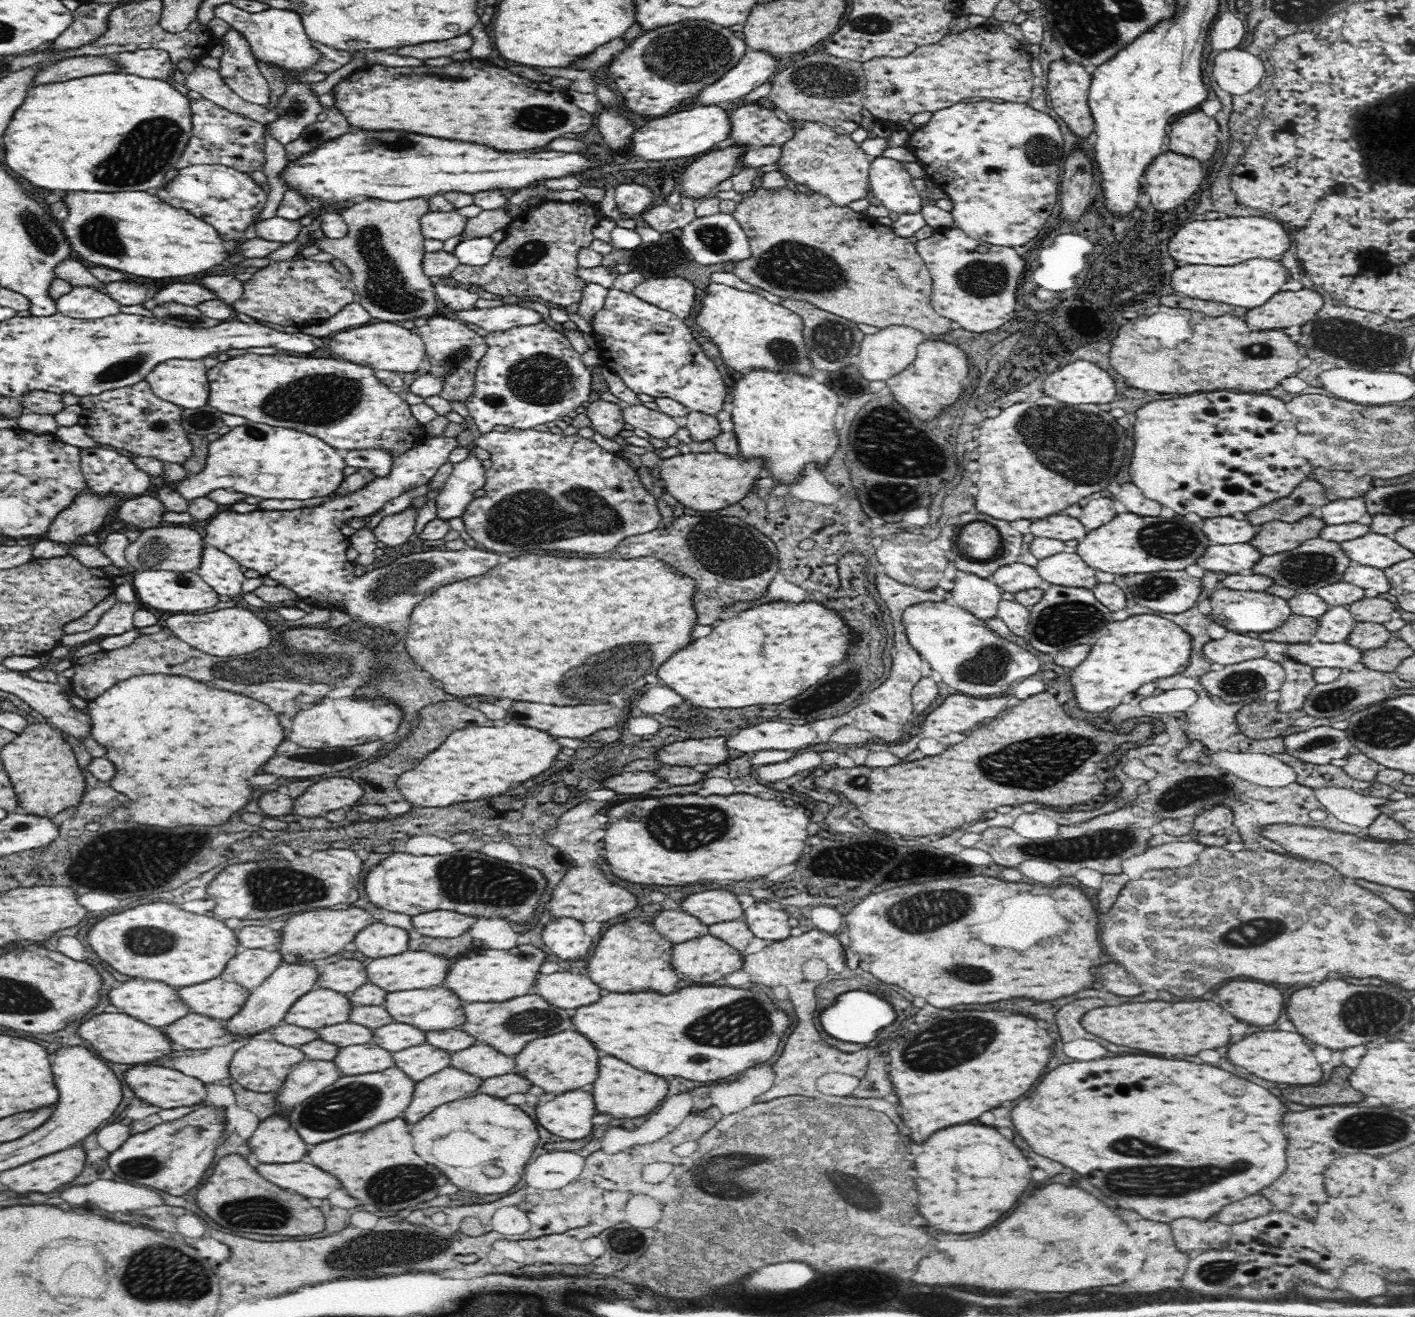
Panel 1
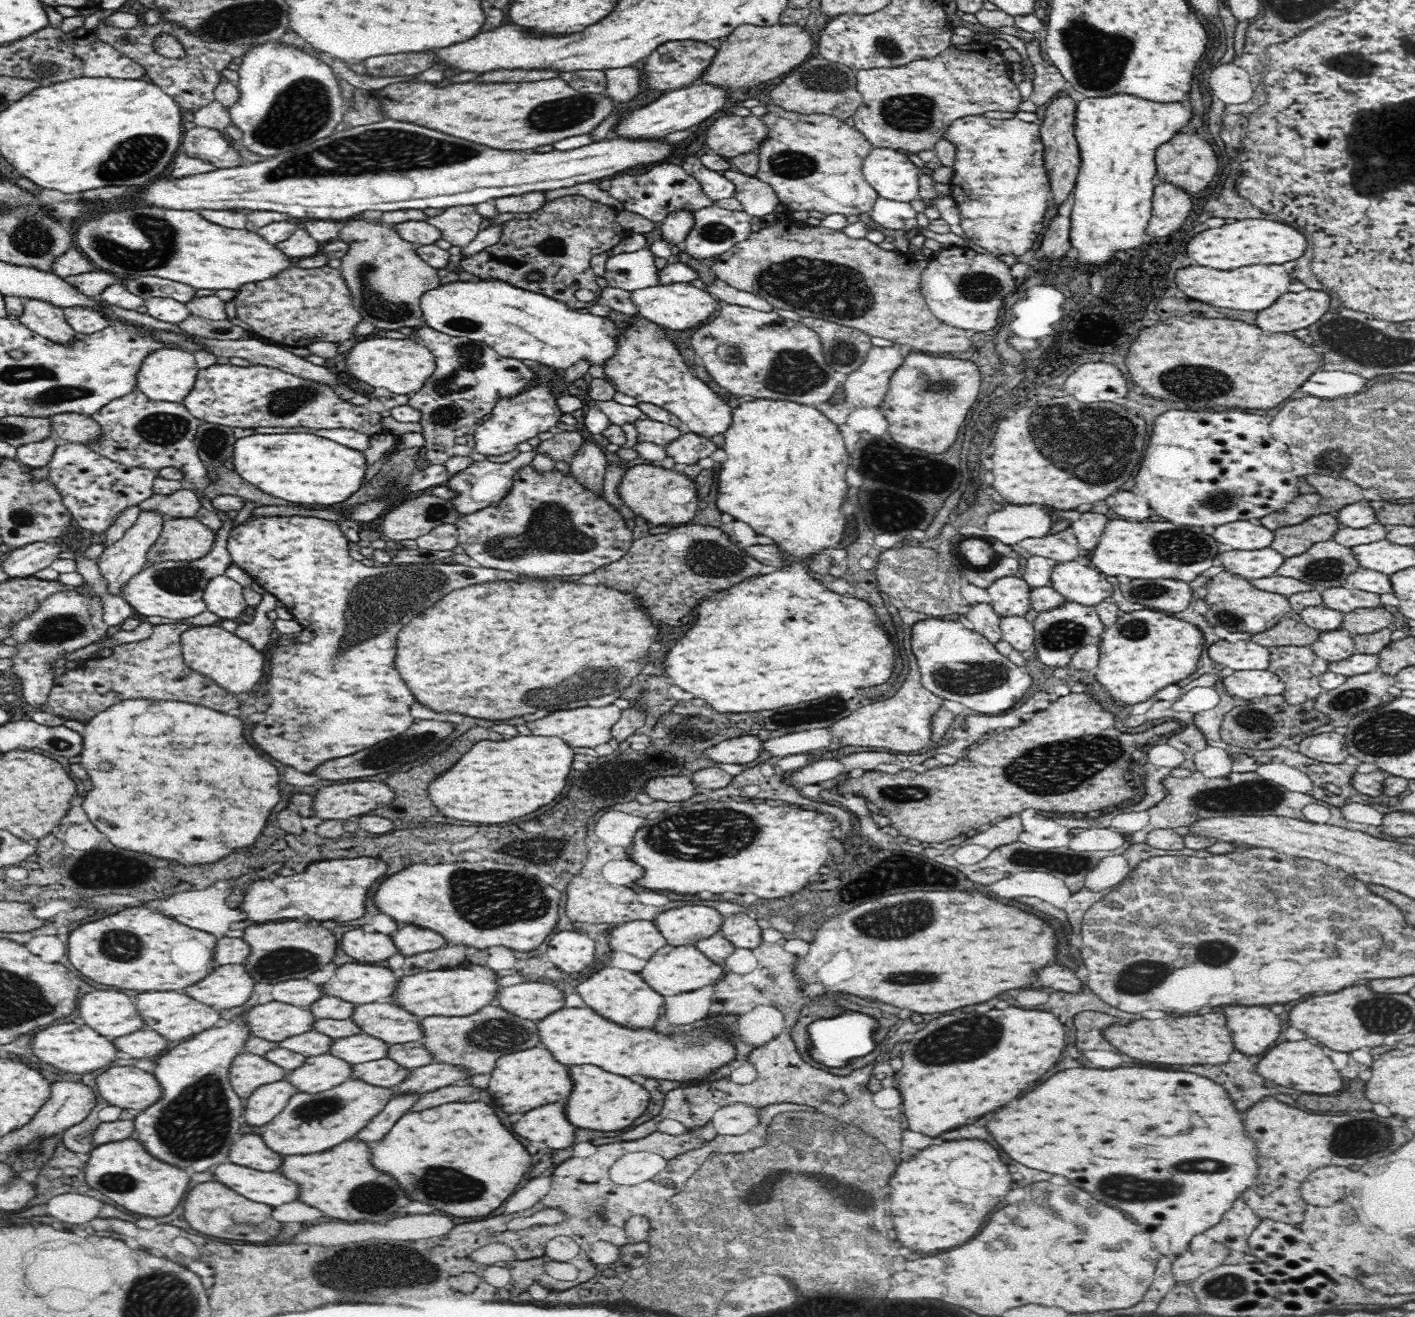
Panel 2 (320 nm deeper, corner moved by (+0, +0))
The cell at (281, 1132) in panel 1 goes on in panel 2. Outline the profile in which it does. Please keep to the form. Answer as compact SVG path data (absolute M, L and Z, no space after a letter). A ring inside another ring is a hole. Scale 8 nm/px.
M259 1130L238 1136L232 1144L227 1161L234 1164L247 1165L248 1168L264 1168L264 1172L272 1172L280 1166L282 1156L266 1148L263 1135Z

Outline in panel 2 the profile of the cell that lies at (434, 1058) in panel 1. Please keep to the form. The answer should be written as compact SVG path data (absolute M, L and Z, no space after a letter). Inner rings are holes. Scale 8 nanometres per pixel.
M386 1056L380 1060L355 1064L351 1079L364 1080L383 1088L395 1088L398 1084L405 1082L410 1072L410 1069L404 1068L398 1061Z

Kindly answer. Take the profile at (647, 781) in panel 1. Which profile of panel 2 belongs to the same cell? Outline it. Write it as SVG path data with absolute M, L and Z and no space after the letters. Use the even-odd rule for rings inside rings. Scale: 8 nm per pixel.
M688 772L676 776L656 776L644 786L644 792L652 799L675 803L690 800L699 791Z

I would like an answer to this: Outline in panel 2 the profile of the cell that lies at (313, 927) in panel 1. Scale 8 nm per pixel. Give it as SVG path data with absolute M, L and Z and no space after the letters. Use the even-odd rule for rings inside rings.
M288 920L288 922L268 922L262 926L248 926L242 938L250 946L250 955L243 962L255 978L255 983L278 984L286 980L306 979L309 974L322 970L334 959L338 942L330 930L306 922Z

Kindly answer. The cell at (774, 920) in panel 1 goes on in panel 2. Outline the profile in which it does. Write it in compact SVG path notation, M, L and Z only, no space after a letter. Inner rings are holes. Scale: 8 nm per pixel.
M753 912L724 916L719 931L734 947L753 950L763 941L756 921L757 914Z

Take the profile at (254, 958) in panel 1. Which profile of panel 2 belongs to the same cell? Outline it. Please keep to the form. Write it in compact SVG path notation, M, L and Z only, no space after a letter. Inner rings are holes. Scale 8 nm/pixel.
M242 962L238 965L216 966L210 976L200 980L200 984L188 986L184 992L221 1011L244 1004L250 998L254 984L255 978Z

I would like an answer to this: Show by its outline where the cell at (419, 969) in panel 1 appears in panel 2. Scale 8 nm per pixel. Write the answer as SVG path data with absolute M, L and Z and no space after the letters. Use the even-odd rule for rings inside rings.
M344 964L323 984L323 992L356 1005L376 1003L398 990L401 977L378 964Z

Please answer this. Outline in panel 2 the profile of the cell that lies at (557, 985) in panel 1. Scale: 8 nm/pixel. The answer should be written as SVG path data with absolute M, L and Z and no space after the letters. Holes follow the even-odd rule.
M524 981L504 987L491 1004L502 1005L508 1013L538 1022L562 1010L565 996L562 991L550 984Z

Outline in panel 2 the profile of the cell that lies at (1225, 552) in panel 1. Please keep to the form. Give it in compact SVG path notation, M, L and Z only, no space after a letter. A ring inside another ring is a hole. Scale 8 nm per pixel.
M1269 547L1266 550L1222 552L1217 556L1217 563L1222 564L1228 572L1250 581L1252 578L1274 575L1284 559L1284 556Z

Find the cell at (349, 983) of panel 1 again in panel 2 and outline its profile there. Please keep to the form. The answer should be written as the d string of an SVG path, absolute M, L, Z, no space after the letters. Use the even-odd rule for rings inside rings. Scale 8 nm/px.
M306 979L286 980L273 985L271 992L273 1001L283 1001L284 1004L310 1006L322 995L323 985L316 985Z

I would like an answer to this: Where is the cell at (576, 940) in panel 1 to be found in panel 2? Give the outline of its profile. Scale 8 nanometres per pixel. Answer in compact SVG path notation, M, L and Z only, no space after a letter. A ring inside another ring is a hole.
M558 932L548 942L548 958L564 974L580 974L596 962L595 942L584 932Z

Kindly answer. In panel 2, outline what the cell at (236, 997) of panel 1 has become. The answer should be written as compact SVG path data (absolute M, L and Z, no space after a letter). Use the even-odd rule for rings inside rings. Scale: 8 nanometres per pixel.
M141 992L134 997L135 1004L140 1006L140 1014L144 1016L145 1028L155 1030L161 1034L168 1042L174 1045L184 1039L200 1034L207 1028L215 1026L216 1022L221 1022L220 1010L214 1005L208 1005L196 997L186 996L186 992L178 994L172 992Z

